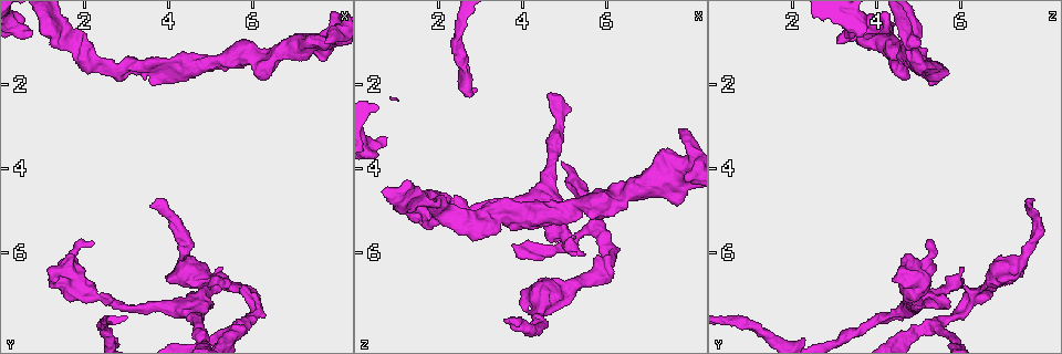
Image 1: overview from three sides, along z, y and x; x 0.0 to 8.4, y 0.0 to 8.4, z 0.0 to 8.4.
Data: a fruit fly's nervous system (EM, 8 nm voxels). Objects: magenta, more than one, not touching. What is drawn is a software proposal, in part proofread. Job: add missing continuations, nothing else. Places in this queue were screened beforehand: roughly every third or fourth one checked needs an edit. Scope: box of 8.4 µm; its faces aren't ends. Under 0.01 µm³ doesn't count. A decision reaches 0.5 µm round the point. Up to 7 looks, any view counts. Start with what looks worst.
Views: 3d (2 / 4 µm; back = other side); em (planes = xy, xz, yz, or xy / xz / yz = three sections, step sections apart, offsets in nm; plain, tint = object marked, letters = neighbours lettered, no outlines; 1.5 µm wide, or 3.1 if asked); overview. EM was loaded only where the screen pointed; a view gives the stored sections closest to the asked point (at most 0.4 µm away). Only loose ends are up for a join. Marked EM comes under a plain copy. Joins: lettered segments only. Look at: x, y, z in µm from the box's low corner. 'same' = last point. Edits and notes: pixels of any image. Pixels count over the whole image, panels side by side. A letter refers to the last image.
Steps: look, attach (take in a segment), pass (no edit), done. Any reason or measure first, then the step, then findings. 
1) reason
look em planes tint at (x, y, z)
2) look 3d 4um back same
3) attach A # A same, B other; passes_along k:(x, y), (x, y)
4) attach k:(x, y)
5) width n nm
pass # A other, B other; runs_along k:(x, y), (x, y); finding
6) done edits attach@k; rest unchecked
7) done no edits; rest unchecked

thick end
look em planes tint at (0.75, 0.75, 3.30)

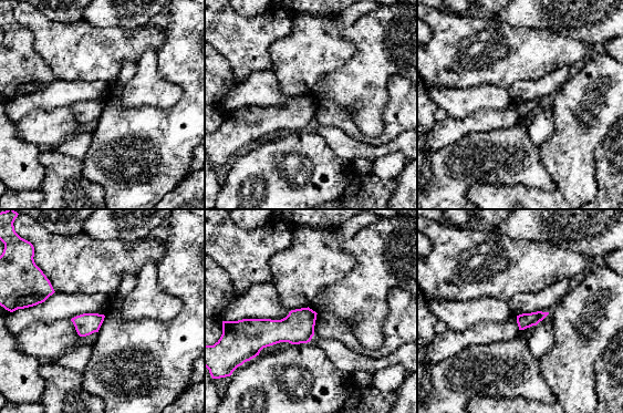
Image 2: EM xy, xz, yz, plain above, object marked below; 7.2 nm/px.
see the neighbours
look em planes letters same

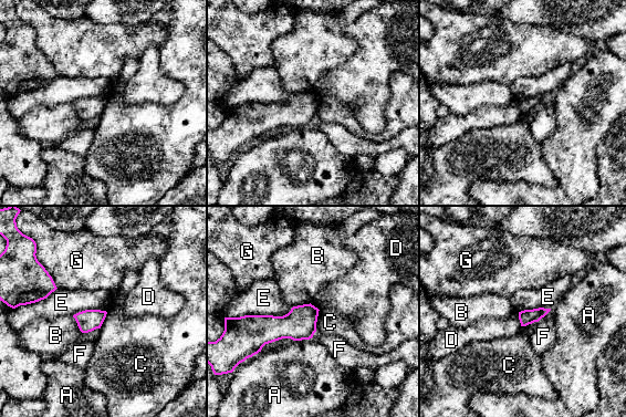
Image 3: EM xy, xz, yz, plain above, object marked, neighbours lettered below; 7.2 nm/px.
pass # A other, B other, C other, D other, E other, F other, G other; border 3:(293, 306), (282, 315), (237, 318); none of them fits

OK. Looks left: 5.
an open end
look 3d 2um at (2.25, 5.80, 5.20)

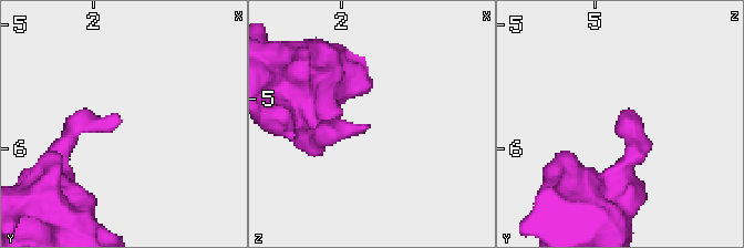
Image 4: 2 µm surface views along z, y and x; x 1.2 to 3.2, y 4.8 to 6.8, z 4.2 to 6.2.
look em planes letters at (2.24, 5.80, 5.22)

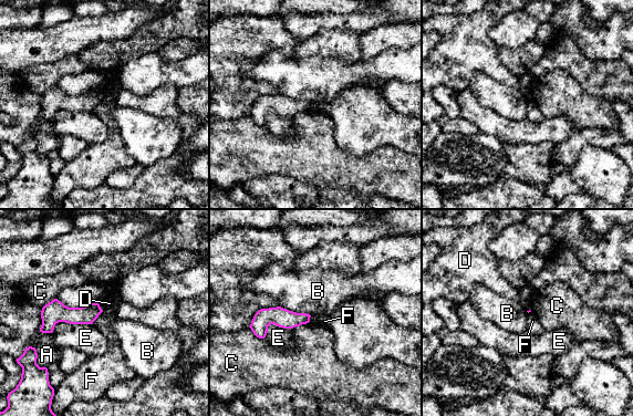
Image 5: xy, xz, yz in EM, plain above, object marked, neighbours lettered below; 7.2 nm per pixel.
longest_contact E 320 nm
pass # A other, B other, C other, D other, E other, F other; runs_along 5:(97, 309), (58, 314), (43, 329); no lettered segment goes on from it

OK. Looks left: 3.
branch stops here
look 3d 4um at (7.70, 1.45, 4.65)

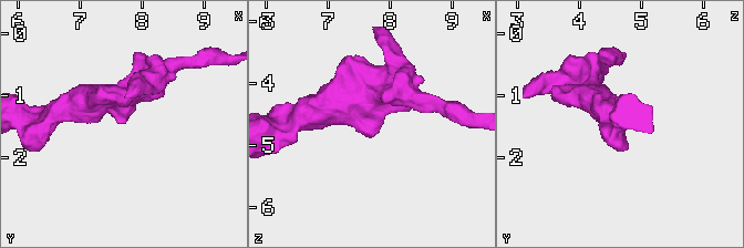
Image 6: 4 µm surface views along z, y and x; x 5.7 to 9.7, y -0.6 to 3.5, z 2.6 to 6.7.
look em planes letters at (7.70, 1.40, 4.60)

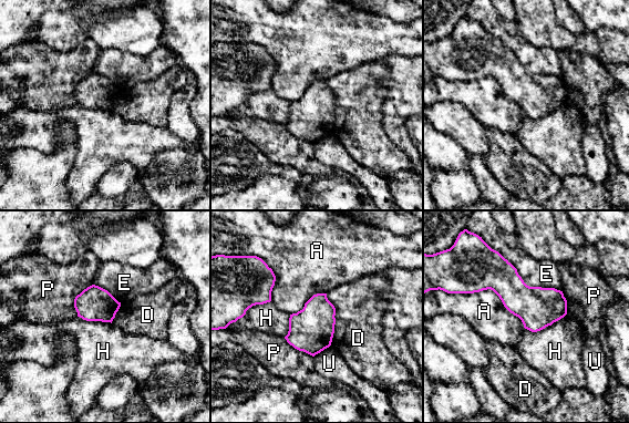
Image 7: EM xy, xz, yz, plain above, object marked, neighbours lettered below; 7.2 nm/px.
pass # A other, D other, E other, H other, P other, U other; border 7:(566, 313), (539, 330), (525, 329); no lettered segment goes on from it

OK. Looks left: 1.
done no edits; rest unchecked

